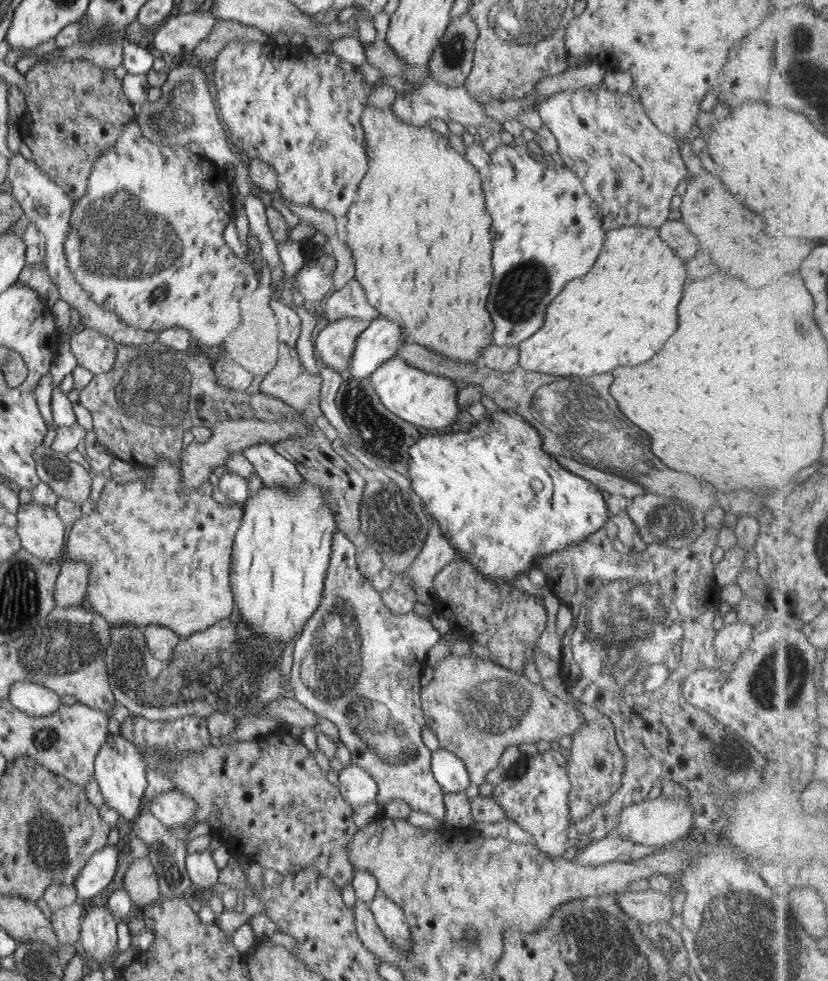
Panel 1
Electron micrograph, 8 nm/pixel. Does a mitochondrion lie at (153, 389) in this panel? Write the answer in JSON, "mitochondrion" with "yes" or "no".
{"mitochondrion":"yes"}

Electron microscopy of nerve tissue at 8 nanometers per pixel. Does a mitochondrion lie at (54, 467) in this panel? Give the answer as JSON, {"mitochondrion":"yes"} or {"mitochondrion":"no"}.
{"mitochondrion":"yes"}

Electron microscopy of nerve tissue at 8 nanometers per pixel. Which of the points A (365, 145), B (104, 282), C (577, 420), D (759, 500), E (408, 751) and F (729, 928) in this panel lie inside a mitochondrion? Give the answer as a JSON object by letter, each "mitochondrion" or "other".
{"A":"other","B":"mitochondrion","C":"mitochondrion","D":"other","E":"mitochondrion","F":"mitochondrion"}

